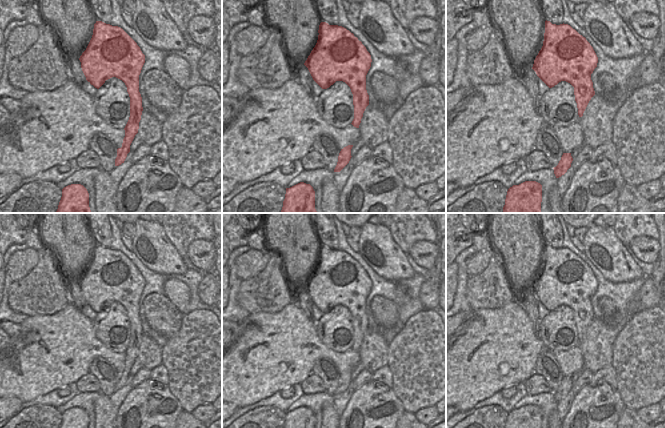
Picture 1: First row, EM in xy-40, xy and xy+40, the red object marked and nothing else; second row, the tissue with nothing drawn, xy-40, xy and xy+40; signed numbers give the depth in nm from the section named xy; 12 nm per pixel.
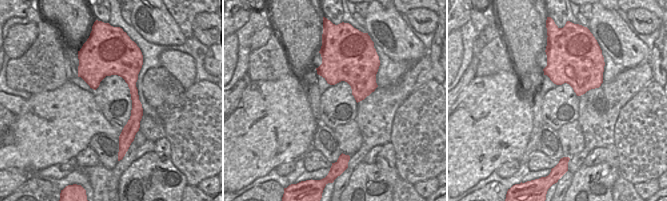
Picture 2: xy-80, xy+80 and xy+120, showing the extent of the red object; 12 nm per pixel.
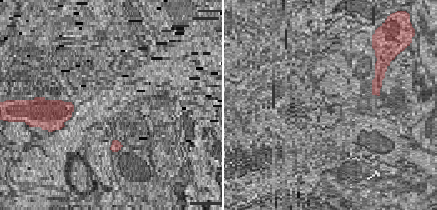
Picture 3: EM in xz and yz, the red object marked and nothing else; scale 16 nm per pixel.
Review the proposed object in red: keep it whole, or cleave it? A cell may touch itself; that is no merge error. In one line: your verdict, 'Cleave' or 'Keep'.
Keep

